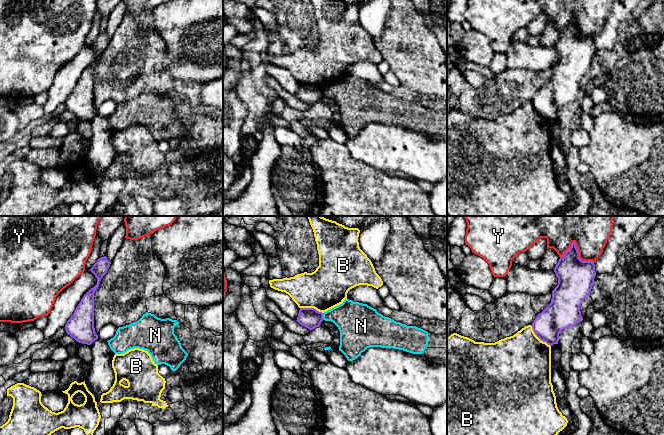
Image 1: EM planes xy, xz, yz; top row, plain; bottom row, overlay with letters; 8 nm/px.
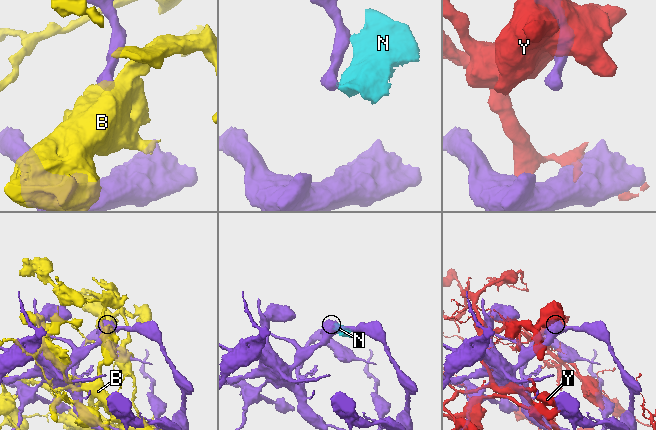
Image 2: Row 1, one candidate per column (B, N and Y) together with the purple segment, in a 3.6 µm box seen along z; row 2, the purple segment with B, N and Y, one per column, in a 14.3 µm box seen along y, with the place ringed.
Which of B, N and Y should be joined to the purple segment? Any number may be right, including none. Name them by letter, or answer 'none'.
none

